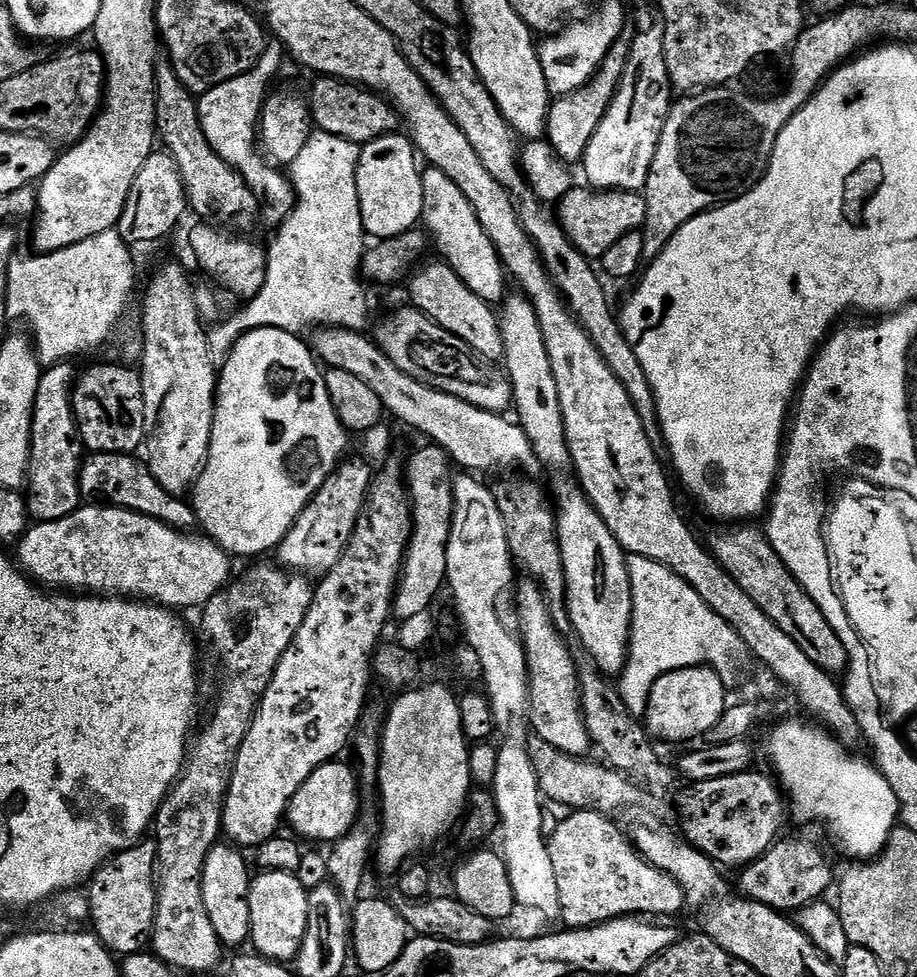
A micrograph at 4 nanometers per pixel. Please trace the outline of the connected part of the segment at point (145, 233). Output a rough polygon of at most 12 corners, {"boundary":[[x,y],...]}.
{"boundary":[[167,151],[130,190],[118,231],[129,245],[175,230],[188,191]]}

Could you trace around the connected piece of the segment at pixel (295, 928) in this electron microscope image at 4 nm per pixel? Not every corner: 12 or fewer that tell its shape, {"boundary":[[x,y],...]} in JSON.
{"boundary":[[261,871],[248,891],[251,947],[295,961],[309,889]]}

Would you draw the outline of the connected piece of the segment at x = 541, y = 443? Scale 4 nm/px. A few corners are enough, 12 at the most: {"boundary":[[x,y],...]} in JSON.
{"boundary":[[531,300],[498,312],[502,364],[533,453],[569,467],[558,382]]}

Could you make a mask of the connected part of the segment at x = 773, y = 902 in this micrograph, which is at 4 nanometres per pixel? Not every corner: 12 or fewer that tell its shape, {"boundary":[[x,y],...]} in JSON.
{"boundary":[[777,839],[739,873],[781,914],[819,901],[832,868],[812,840]]}

